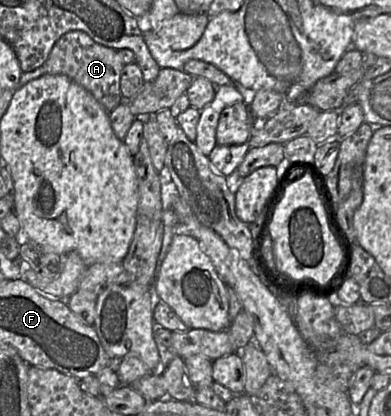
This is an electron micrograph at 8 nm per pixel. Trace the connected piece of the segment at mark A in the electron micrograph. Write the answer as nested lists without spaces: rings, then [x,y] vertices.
[[[73,30],[56,41],[43,65],[22,73],[20,84],[22,86],[43,75],[65,75],[90,92],[110,113],[125,100],[120,89],[121,70],[124,65],[117,50],[96,43],[83,31]]]

